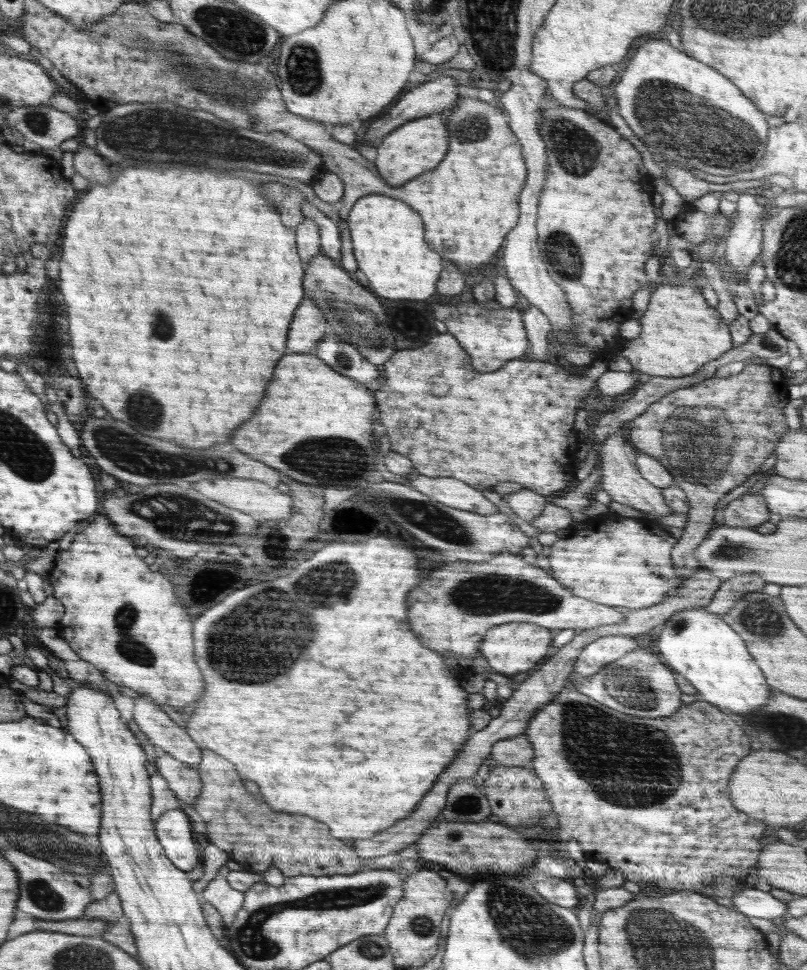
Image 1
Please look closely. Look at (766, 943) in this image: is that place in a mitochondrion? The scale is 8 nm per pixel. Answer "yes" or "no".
no

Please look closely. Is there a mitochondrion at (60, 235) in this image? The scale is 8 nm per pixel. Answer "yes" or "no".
no

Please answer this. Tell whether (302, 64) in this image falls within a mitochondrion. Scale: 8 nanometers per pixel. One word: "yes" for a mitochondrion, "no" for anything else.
yes

